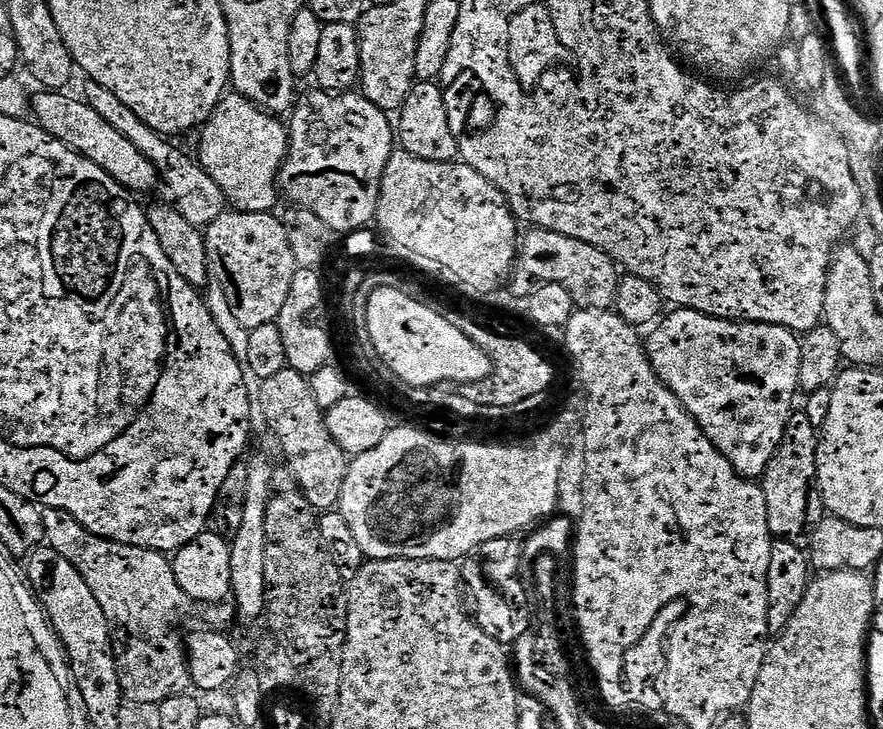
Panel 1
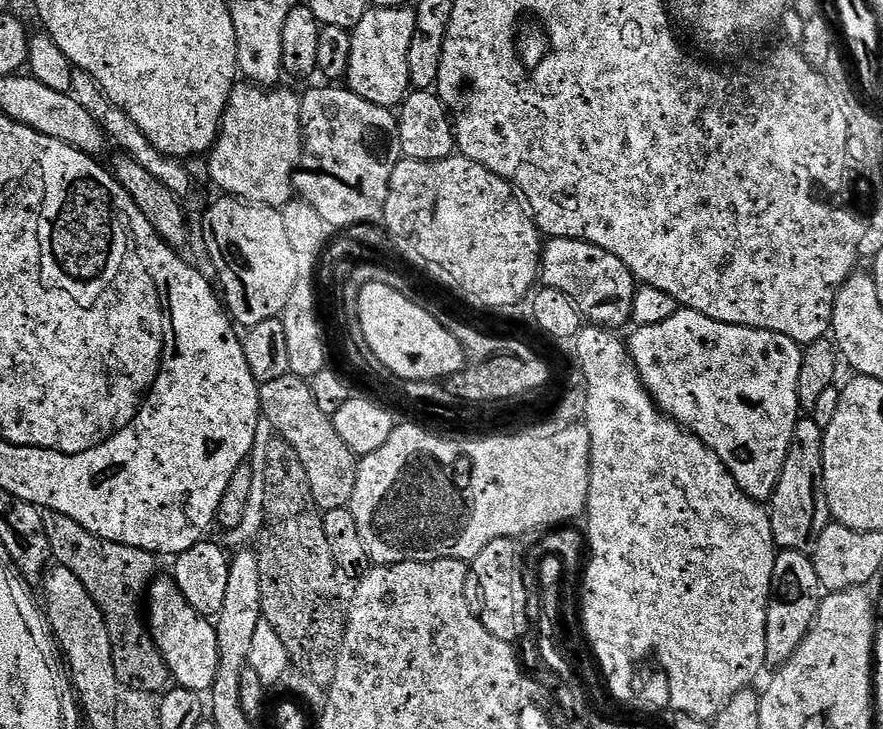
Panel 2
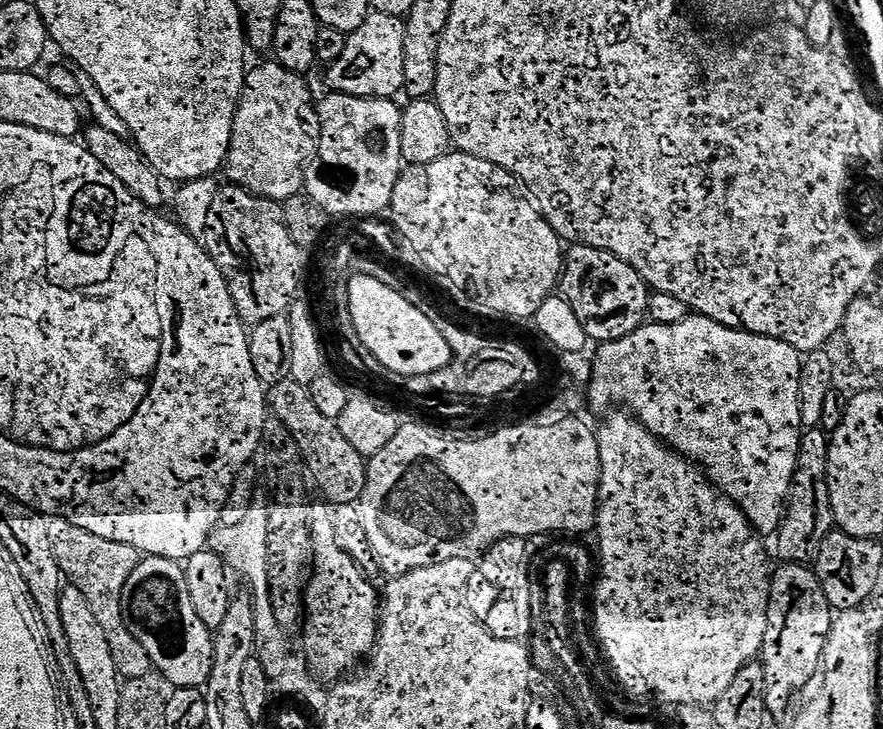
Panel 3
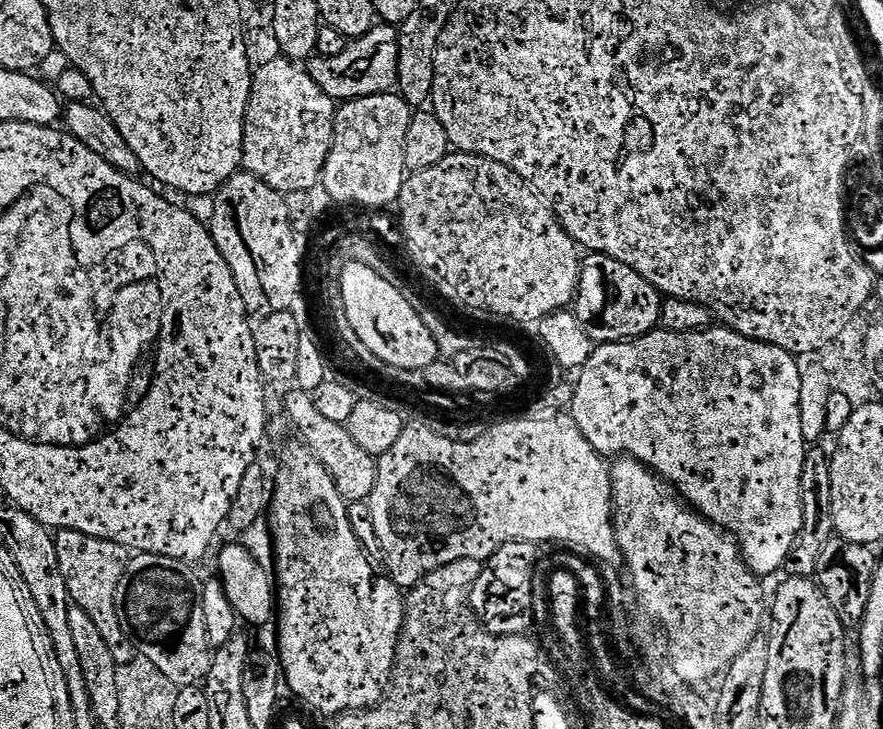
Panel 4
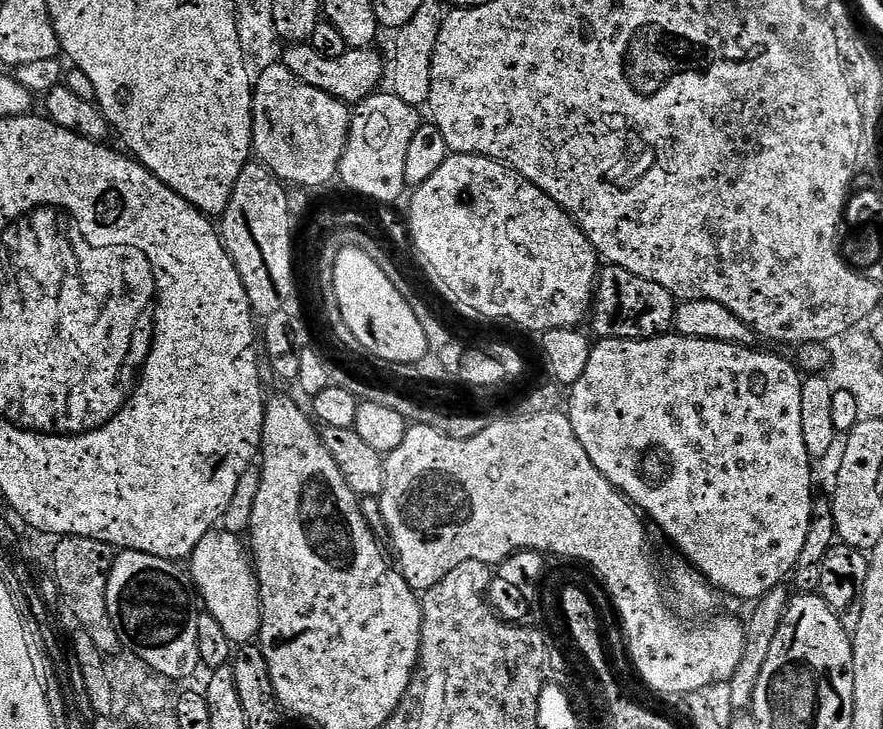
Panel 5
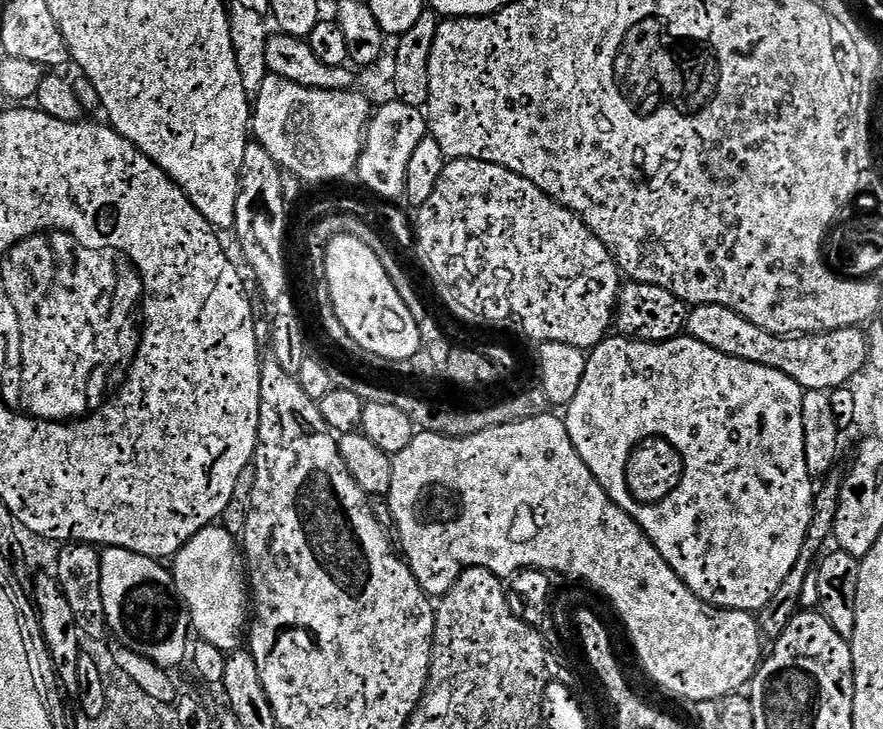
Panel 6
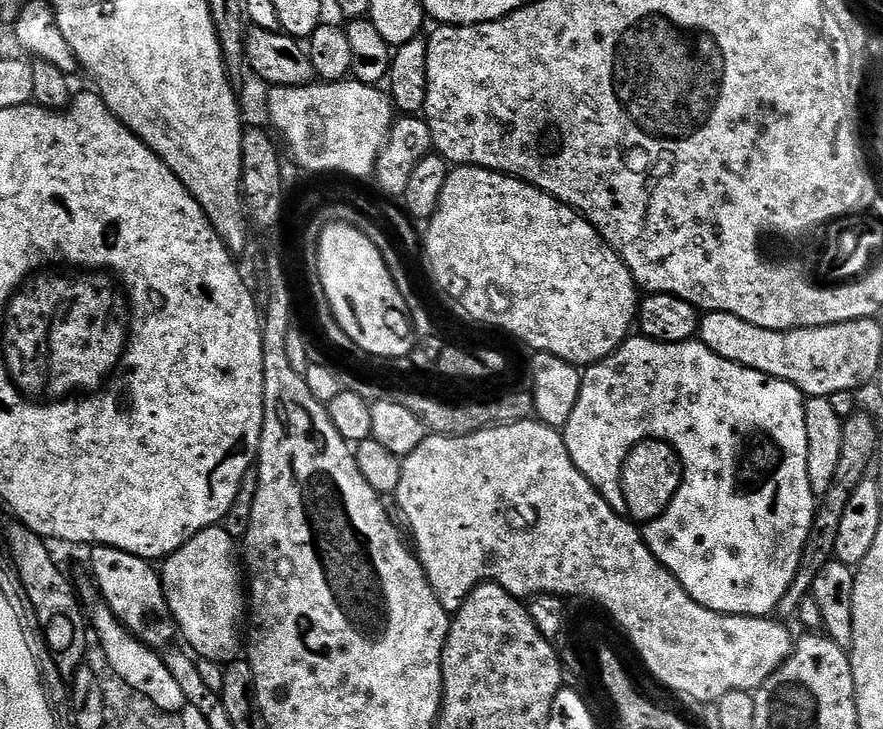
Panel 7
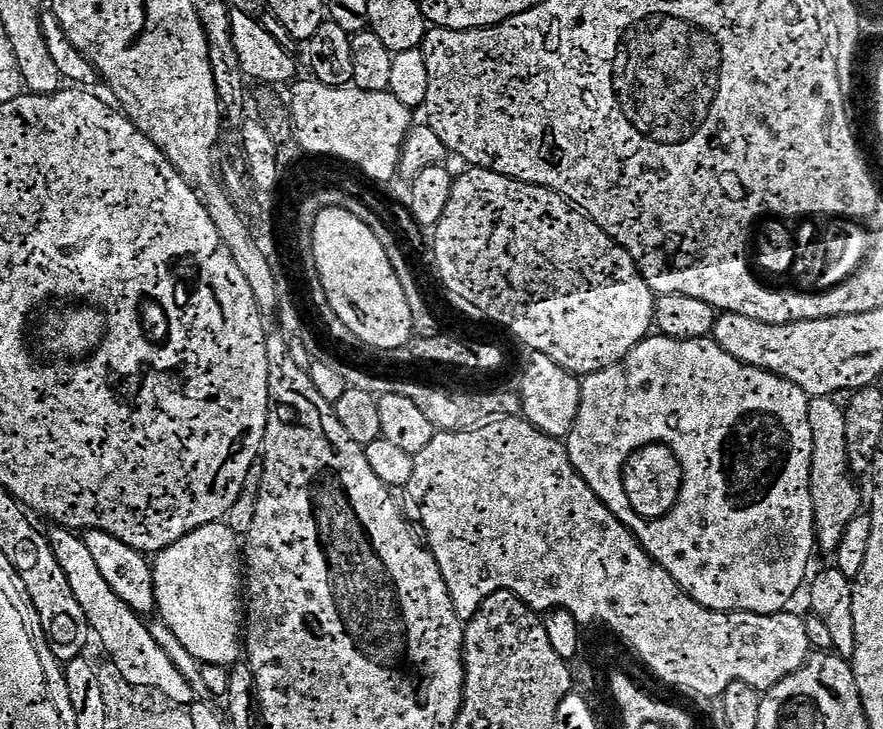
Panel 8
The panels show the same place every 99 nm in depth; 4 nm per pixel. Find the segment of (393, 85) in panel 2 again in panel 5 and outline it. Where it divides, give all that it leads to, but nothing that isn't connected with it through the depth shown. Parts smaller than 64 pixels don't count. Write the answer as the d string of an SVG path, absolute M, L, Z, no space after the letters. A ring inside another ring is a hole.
M311 43L288 44L283 49L282 62L290 70L294 78L302 78L306 86L314 86L334 98L344 101L349 106L359 105L381 86L380 79L385 79L386 61L383 55L375 47L354 48L342 58L322 58L318 50L314 50Z

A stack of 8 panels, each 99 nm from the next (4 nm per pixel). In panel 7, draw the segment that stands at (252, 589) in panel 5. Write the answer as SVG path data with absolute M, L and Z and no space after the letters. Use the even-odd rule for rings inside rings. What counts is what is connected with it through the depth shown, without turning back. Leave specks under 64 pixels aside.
M221 526L201 528L195 534L189 535L163 561L162 583L164 596L168 599L168 610L176 622L179 635L200 656L217 656L224 660L235 657L235 652L242 644L242 621L246 616L246 588L242 583L242 564L238 559L238 544L232 541L232 536Z

